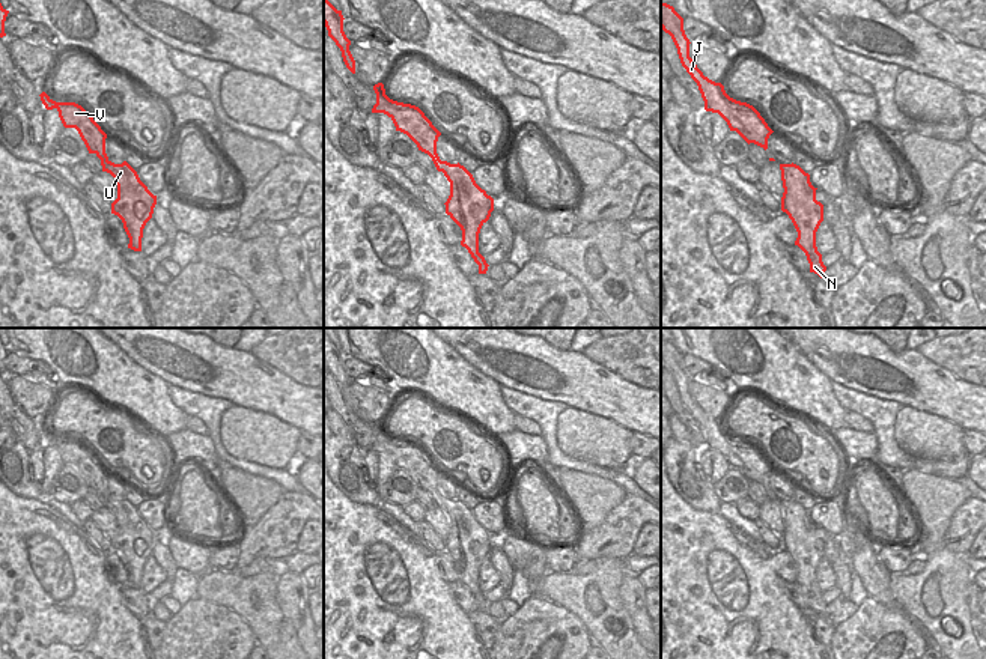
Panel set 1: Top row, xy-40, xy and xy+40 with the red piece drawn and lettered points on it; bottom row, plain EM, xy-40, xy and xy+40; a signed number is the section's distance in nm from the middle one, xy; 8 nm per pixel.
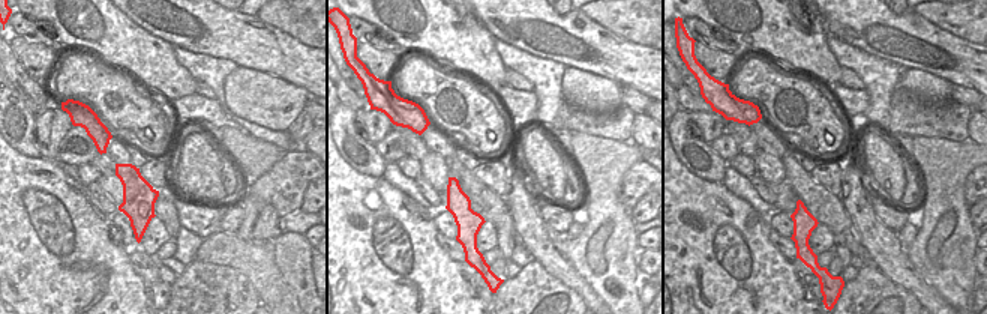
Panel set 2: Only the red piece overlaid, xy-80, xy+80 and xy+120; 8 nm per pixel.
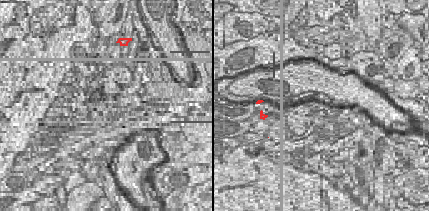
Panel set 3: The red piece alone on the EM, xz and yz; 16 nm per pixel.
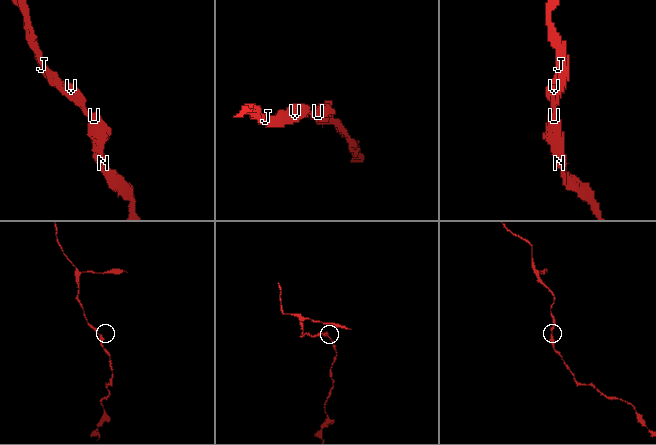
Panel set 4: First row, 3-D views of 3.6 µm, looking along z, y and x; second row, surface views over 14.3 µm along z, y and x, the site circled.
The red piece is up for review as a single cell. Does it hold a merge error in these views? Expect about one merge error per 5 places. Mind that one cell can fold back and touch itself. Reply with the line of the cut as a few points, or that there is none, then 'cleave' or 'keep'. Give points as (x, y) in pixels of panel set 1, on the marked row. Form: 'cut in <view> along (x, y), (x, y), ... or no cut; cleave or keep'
no cut; keep

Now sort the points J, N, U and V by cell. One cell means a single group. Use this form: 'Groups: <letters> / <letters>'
Groups: J N U V

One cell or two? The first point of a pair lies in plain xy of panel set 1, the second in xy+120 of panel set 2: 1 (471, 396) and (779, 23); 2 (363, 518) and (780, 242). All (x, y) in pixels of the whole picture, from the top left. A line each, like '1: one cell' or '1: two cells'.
1: one cell
2: two cells

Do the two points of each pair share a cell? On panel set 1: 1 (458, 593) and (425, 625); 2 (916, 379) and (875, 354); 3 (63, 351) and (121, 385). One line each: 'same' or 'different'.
1: different
2: same
3: same

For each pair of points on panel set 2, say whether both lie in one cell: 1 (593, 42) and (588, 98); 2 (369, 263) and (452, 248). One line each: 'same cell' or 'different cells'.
1: different cells
2: different cells

